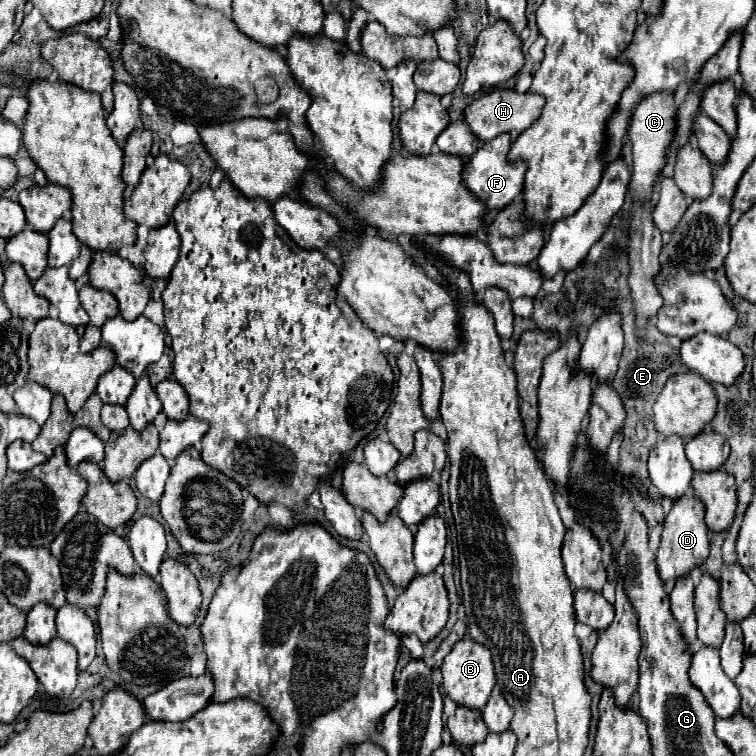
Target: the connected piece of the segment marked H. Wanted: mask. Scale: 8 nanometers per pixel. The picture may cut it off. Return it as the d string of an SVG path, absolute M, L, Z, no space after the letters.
M496 89L480 99L476 99L472 105L466 107L464 111L464 119L468 123L468 127L472 129L472 133L476 133L476 137L480 137L480 141L490 141L500 133L510 133L514 139L528 129L542 113L546 99L540 93L534 91L526 91L526 93L518 93L514 89Z

